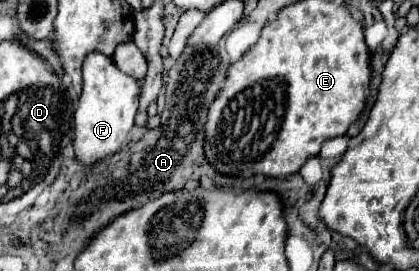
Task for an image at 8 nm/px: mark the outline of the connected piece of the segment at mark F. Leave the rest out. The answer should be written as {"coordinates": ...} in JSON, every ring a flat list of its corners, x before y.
{"coordinates":[[89,53,83,65,83,93,73,113,73,147,75,159,81,165,93,167,101,159,119,153,131,143,131,129,135,127,135,113,139,107,139,89,139,83,121,73,109,57,101,57,101,53]]}

